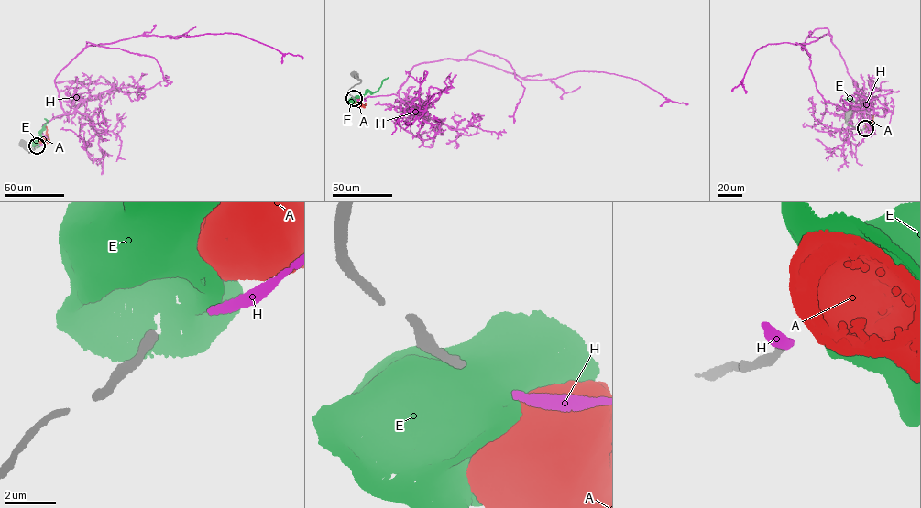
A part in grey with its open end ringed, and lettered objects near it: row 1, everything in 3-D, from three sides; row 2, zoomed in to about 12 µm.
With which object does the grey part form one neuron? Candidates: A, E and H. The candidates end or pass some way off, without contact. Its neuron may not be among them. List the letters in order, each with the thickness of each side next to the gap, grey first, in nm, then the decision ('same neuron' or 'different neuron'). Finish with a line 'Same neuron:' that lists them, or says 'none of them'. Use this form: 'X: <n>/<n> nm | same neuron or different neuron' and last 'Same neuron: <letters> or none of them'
A: 300/1000 nm | different neuron
E: 300/850 nm | different neuron
H: 300/300 nm | same neuron
Same neuron: H

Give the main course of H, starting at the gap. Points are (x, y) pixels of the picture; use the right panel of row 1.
H: (865, 128), (868, 111), (856, 104), (856, 84), (827, 34), (808, 44), (759, 48), (732, 91)

